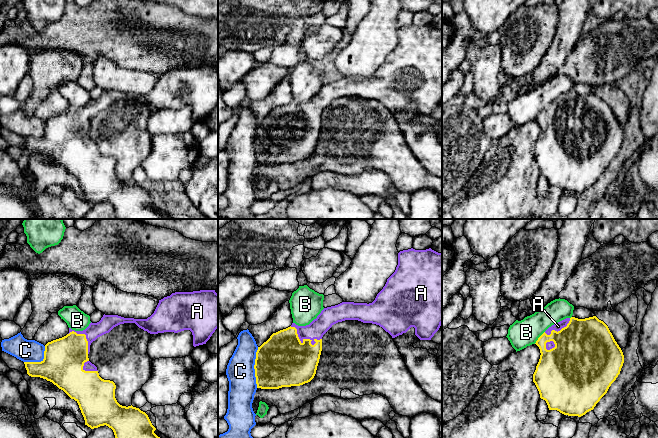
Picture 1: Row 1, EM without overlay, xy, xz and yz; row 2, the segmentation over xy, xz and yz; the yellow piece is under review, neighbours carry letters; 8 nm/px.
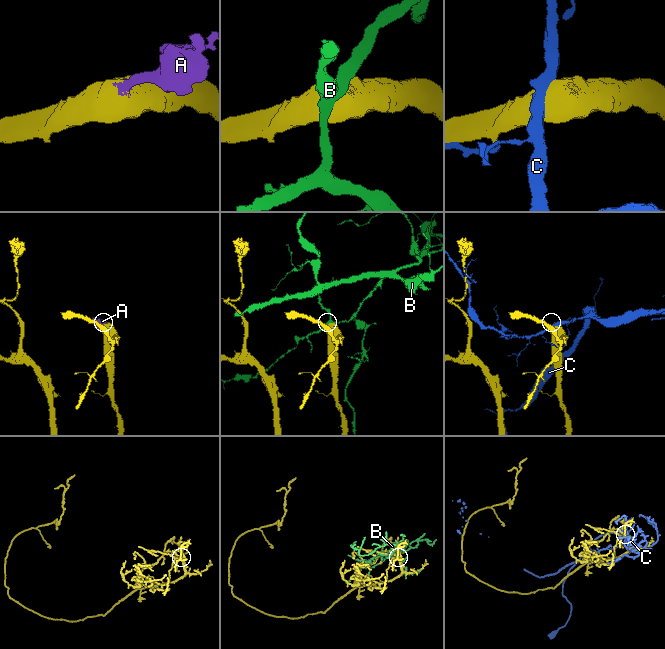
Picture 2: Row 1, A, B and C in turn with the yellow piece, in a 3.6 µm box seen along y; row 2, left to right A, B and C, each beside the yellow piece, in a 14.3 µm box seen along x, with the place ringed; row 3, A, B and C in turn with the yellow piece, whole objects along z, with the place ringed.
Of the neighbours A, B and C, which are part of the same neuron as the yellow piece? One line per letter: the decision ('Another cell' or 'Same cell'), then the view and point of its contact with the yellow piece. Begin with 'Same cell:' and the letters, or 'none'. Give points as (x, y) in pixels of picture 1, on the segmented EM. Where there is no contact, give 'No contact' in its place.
Same cell: A
A: Same cell. Touches yellow at xz (303, 341)
B: Another cell. Touches yellow at yz (539, 337)
C: Another cell. Touches yellow at xz (254, 367)

